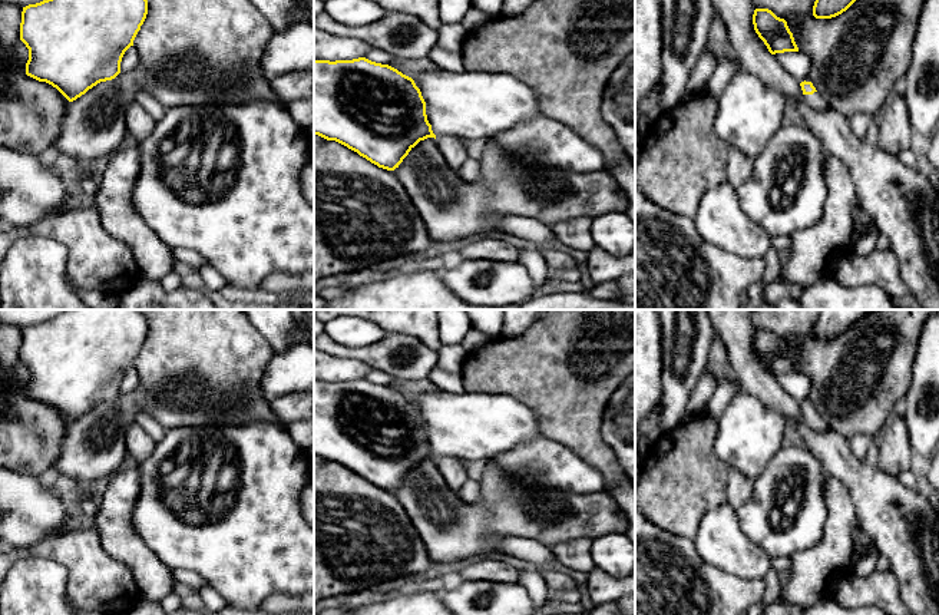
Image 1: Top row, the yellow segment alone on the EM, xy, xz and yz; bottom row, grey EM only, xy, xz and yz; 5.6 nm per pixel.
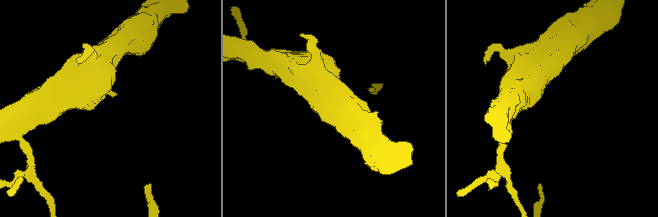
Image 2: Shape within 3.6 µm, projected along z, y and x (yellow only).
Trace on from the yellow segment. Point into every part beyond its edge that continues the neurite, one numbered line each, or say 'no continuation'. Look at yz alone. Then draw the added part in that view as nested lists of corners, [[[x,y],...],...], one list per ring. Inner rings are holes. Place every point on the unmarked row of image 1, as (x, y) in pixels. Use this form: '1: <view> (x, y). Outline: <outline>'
1: yz (816, 422). Outline: [[[814,413],[813,416],[804,416],[806,424],[816,432],[830,432],[830,426],[826,420],[819,414]]]

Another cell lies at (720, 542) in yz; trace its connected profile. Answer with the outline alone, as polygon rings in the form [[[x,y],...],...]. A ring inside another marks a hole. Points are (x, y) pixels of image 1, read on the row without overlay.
[[[728,502],[702,515],[694,545],[702,562],[728,575],[763,579],[771,569],[770,556],[741,532]]]

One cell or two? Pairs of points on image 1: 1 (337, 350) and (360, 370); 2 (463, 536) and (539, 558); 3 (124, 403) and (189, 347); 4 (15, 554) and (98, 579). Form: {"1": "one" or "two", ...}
{"1": "two", "2": "two", "3": "one", "4": "one"}

